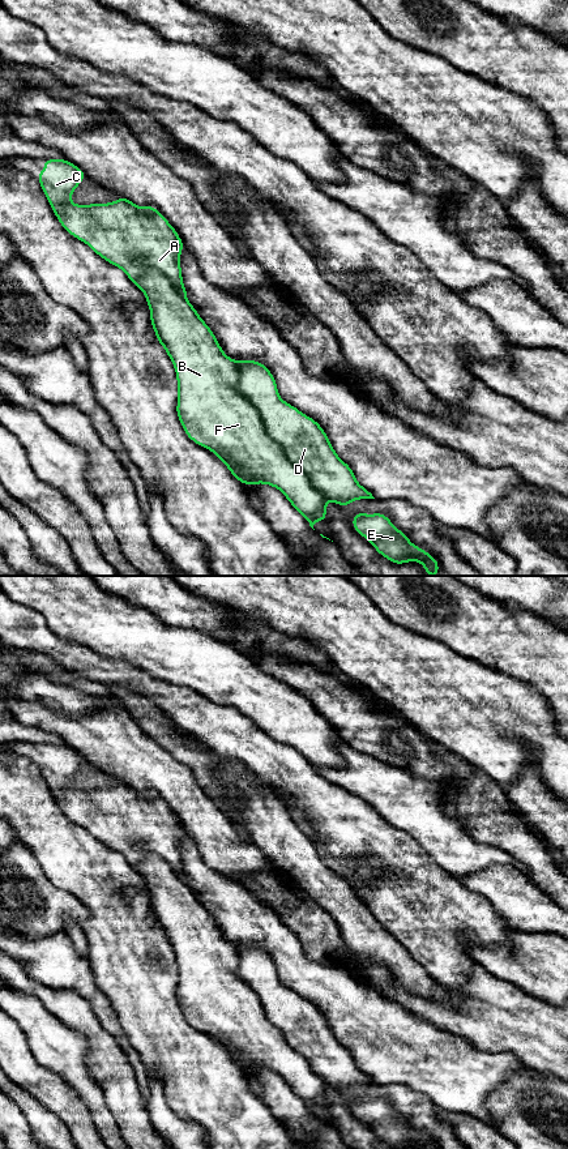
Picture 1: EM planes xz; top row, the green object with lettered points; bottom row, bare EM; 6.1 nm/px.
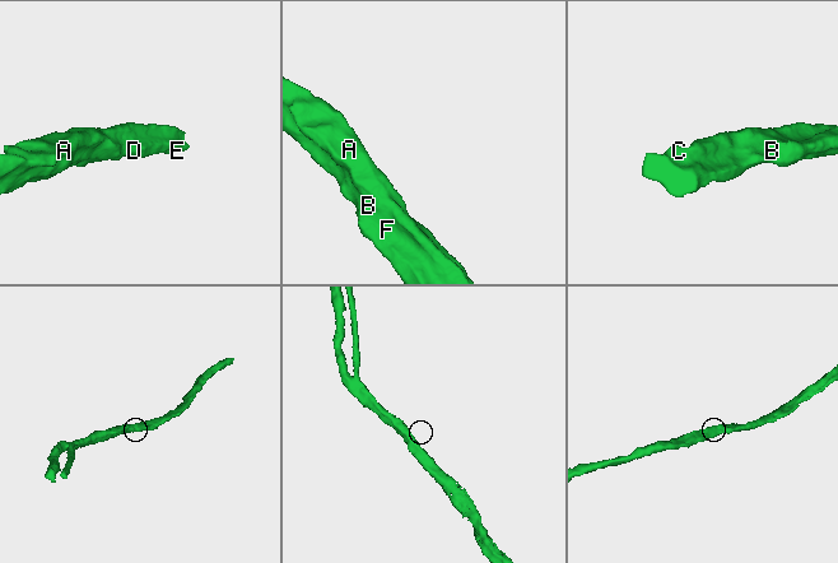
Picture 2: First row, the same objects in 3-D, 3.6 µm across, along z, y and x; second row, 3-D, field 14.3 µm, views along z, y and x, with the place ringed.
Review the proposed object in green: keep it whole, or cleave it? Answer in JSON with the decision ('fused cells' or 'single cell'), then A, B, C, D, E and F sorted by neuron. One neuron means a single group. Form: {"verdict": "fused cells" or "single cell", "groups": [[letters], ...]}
{"verdict": "fused cells", "groups": [["A", "C", "D", "E"], ["B", "F"]]}

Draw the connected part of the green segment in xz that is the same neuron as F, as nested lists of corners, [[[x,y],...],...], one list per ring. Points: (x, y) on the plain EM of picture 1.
[[[158,857],[144,858],[136,871],[145,879],[154,918],[176,957],[176,999],[185,1020],[212,1035],[240,1068],[278,1073],[312,1114],[317,1106],[325,1106],[326,1082],[290,1047],[281,1029],[266,1017],[256,992],[238,977],[236,947],[223,937],[195,892]]]

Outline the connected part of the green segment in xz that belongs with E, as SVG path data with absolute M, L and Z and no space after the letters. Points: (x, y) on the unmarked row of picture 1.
M355 1098L353 1101L353 1112L393 1149L405 1149L407 1146L439 1149L437 1144L413 1129L407 1120L398 1115L384 1098Z

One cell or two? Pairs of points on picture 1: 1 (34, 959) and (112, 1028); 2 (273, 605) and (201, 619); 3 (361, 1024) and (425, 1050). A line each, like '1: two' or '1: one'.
1: one
2: two
3: one

